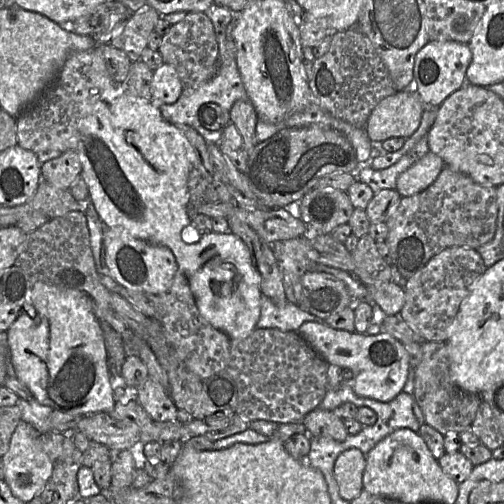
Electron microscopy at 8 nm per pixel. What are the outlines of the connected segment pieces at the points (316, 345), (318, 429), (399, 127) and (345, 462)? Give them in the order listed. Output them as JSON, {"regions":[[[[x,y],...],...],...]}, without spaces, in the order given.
{"regions":[[[[315,322],[303,323],[298,333],[326,362],[352,371],[353,378],[347,382],[356,395],[389,402],[403,392],[410,366],[408,353],[404,344],[388,333],[352,333]]],[[[318,407],[309,412],[302,420],[309,437],[330,437],[342,442],[347,436],[343,420],[333,411]]],[[[399,91],[382,99],[372,110],[365,130],[374,144],[392,137],[410,137],[419,127],[425,104],[413,91]]],[[[357,448],[344,450],[334,464],[334,477],[340,496],[351,502],[363,491],[366,456]]]]}

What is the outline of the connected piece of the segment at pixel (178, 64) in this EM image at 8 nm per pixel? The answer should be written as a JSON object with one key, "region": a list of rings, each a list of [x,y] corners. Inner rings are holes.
{"region":[[[188,12],[184,19],[171,25],[162,36],[158,51],[164,63],[175,68],[183,88],[198,87],[211,80],[217,73],[218,43],[213,23],[204,12]]]}

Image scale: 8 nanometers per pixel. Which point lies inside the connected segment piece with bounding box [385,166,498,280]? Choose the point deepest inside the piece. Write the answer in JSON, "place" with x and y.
{"place":[454,210]}

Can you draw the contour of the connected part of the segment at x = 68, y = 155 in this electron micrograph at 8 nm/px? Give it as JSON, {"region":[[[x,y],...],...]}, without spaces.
{"region":[[[75,150],[63,152],[61,156],[41,166],[42,181],[57,189],[70,189],[81,172],[82,166]]]}

